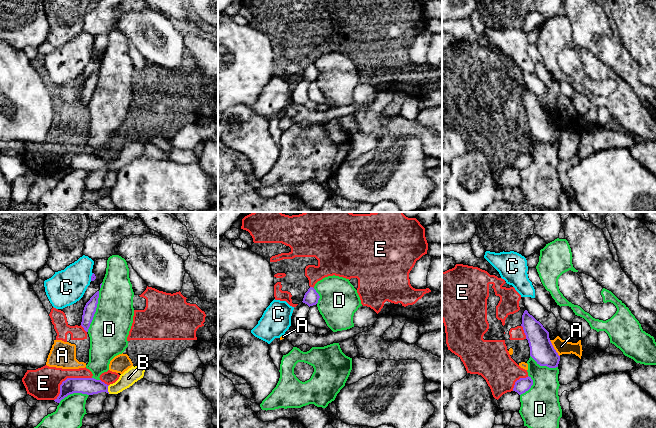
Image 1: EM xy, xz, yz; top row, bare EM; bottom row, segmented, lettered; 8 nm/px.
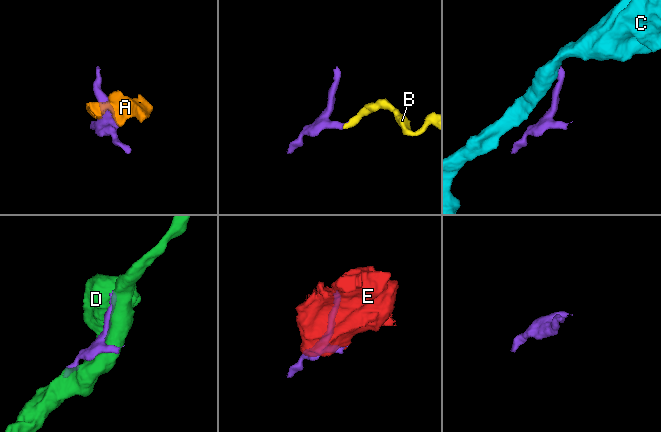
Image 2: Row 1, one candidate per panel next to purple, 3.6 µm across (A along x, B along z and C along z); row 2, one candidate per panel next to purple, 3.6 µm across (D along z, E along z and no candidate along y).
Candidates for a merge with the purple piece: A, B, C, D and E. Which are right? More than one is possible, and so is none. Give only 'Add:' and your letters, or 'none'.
Add: B

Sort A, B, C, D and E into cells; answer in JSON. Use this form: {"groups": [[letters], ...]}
{"groups": [["A", "E"], ["B"], ["C"], ["D"]]}

